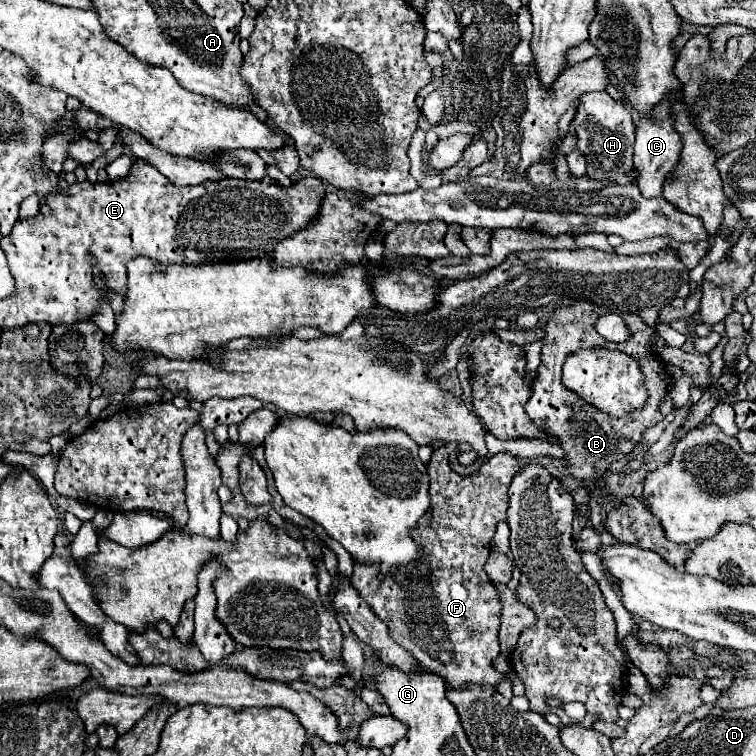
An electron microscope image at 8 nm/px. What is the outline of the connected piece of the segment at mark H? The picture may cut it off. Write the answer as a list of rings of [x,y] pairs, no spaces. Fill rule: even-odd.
[[[605,90],[587,92],[580,98],[575,120],[571,122],[577,134],[577,148],[587,158],[587,174],[591,178],[617,178],[633,166],[633,142],[635,124],[631,112]]]

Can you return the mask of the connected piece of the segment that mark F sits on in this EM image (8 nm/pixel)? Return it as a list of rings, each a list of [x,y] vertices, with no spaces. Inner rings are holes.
[[[450,442],[433,452],[427,472],[431,478],[431,508],[433,522],[429,528],[415,528],[413,540],[421,546],[423,558],[417,566],[407,566],[405,570],[393,570],[389,578],[377,578],[377,566],[355,566],[351,576],[353,586],[361,598],[373,608],[373,612],[389,626],[391,638],[403,646],[423,668],[439,674],[447,680],[449,688],[459,690],[461,686],[497,686],[503,680],[503,674],[493,668],[495,658],[501,654],[499,648],[499,618],[503,602],[499,598],[497,586],[489,582],[483,566],[489,556],[489,542],[493,540],[495,526],[507,518],[507,488],[513,476],[519,472],[519,462],[511,454],[495,454],[483,460],[481,468],[471,476],[459,476],[449,466],[450,454],[459,444]]]

